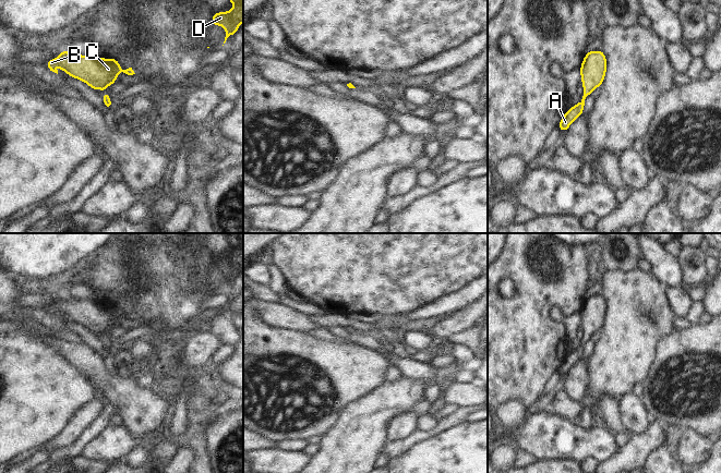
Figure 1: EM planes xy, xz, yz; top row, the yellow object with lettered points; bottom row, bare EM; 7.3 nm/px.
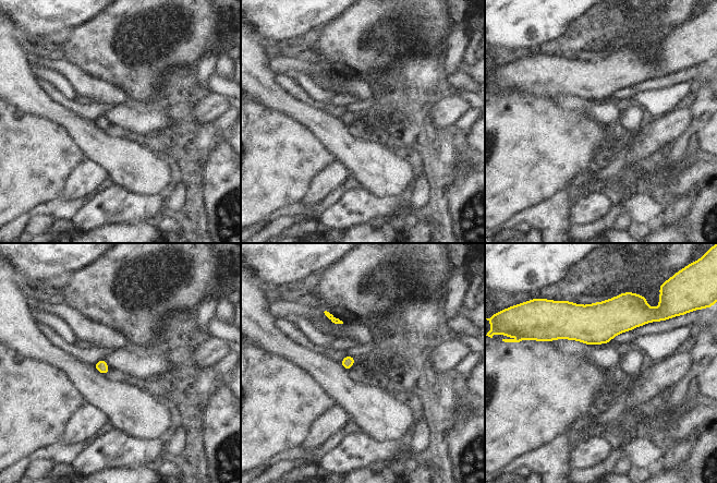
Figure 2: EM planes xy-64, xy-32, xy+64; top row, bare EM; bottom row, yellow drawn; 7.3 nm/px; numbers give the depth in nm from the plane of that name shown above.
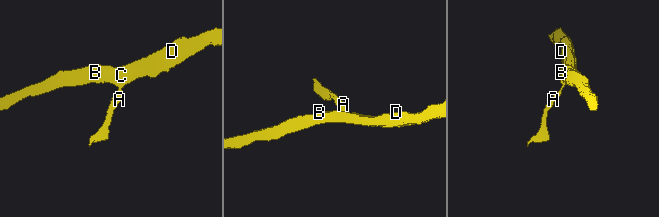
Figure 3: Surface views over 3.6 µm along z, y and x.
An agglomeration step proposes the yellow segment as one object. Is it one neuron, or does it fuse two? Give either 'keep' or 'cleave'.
keep

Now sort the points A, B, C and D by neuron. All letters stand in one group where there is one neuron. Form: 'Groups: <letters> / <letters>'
Groups: A B C D

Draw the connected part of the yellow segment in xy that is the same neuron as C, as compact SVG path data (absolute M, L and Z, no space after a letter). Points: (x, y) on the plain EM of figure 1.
M60 294L61 301L50 303L45 308L50 315L58 318L55 308L75 323L87 327L93 333L104 333L116 327L117 318L123 316L128 319L135 318L132 312L122 314L116 303L99 303L97 300L77 300Z

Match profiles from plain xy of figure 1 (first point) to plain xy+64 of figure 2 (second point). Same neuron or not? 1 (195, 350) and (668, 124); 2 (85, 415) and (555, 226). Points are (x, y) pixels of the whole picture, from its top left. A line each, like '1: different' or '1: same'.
1: same
2: same

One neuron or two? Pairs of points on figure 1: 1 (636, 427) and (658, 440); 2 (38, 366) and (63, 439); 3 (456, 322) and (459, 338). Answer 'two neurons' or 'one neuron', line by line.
1: two neurons
2: two neurons
3: two neurons

